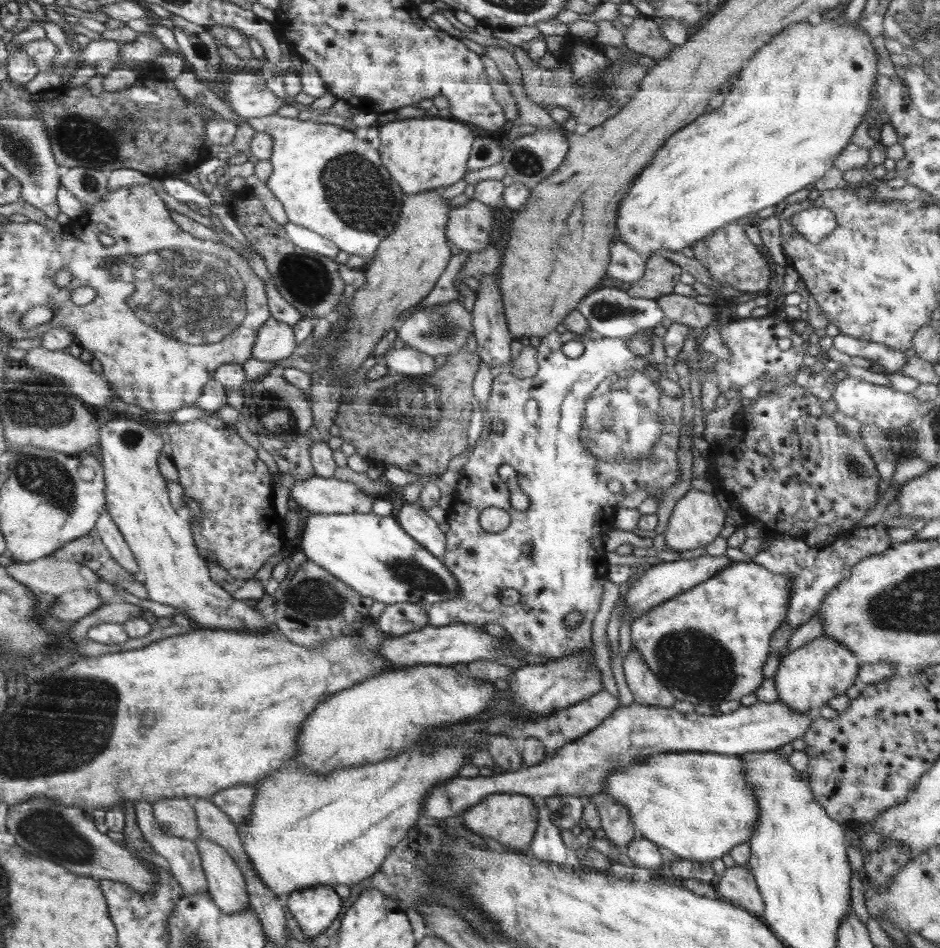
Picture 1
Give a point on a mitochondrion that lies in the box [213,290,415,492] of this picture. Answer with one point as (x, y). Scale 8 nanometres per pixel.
(275, 414)

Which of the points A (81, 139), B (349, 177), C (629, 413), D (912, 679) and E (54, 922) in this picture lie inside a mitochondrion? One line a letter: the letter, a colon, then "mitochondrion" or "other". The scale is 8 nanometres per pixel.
A: mitochondrion
B: mitochondrion
C: mitochondrion
D: other
E: other

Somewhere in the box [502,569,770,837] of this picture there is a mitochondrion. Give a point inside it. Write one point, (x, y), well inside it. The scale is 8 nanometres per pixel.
(694, 662)

